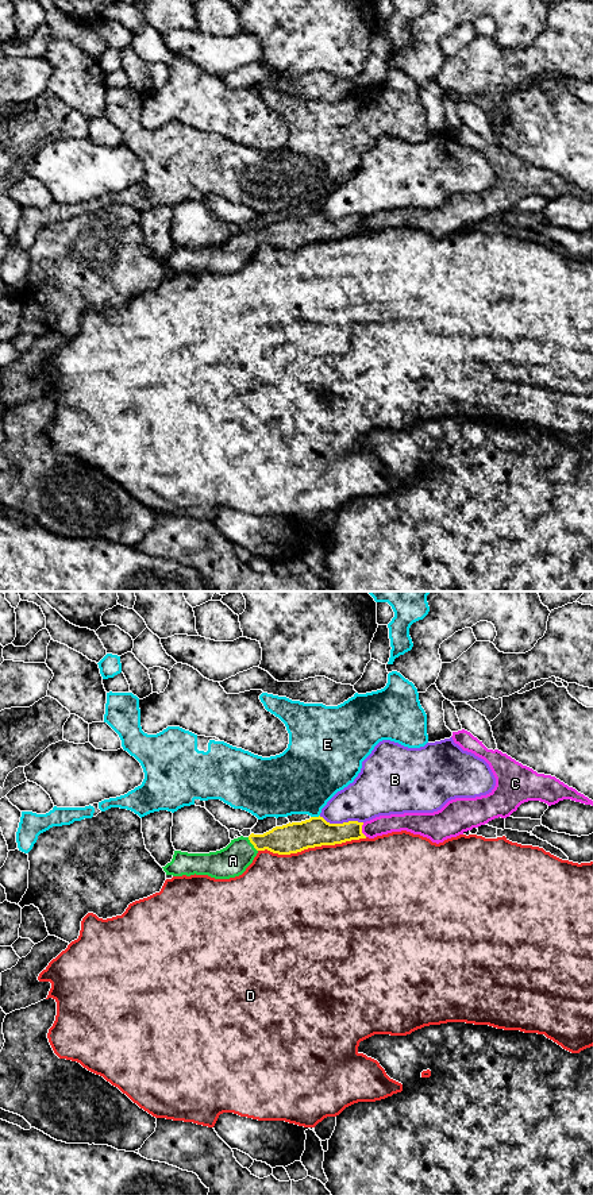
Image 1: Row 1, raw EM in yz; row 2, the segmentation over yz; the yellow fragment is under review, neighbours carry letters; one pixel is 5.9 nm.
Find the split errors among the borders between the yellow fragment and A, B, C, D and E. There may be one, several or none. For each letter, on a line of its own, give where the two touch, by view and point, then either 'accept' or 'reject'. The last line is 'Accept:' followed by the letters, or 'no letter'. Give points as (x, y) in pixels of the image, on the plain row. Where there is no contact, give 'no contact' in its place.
A: contact yz (251, 238); accept
B: contact yz (341, 219); reject
C: contact yz (361, 224); reject
D: contact yz (312, 242); reject
E: contact yz (315, 212); reject
Accept: A

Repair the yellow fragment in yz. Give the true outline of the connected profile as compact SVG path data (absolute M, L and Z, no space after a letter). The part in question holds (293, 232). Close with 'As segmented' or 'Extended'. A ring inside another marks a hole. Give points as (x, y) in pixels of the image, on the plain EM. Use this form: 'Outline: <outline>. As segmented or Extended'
Outline: M311 212L301 217L276 221L263 230L251 228L238 232L216 247L188 248L174 246L173 254L163 263L166 270L208 270L215 274L230 274L242 270L259 246L278 250L297 248L308 243L335 240L366 234L363 217L349 216L330 219L323 212Z. Extended

